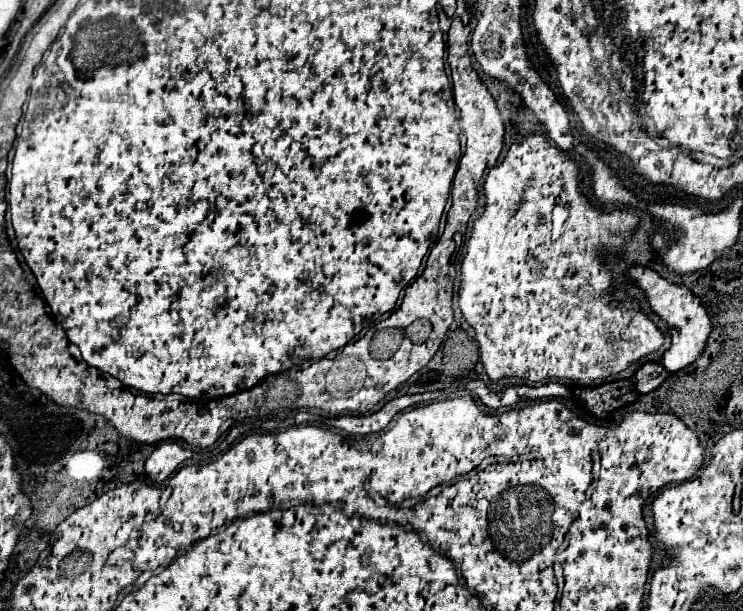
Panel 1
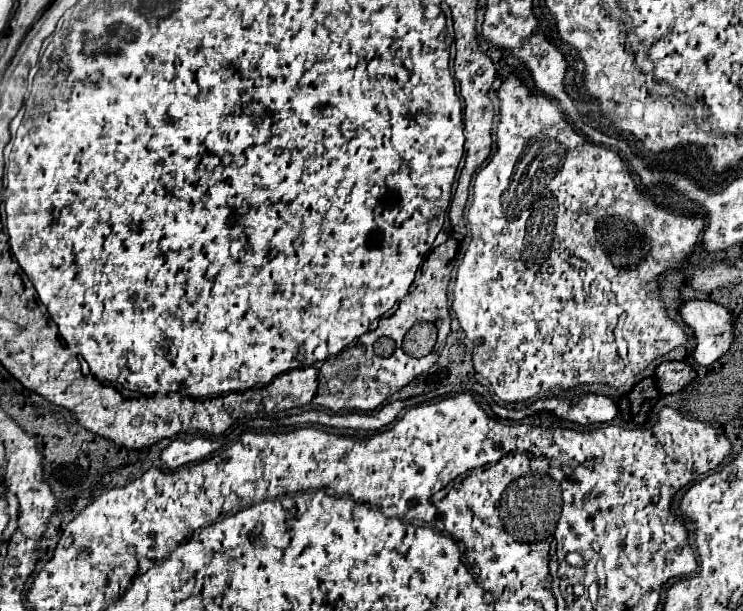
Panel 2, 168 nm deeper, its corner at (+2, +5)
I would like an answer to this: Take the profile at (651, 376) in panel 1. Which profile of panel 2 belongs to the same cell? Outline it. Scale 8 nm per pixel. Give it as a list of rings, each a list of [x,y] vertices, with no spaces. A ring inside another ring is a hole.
[[[663,362],[655,368],[657,390],[663,394],[671,394],[685,388],[693,378],[695,372],[685,362]]]

